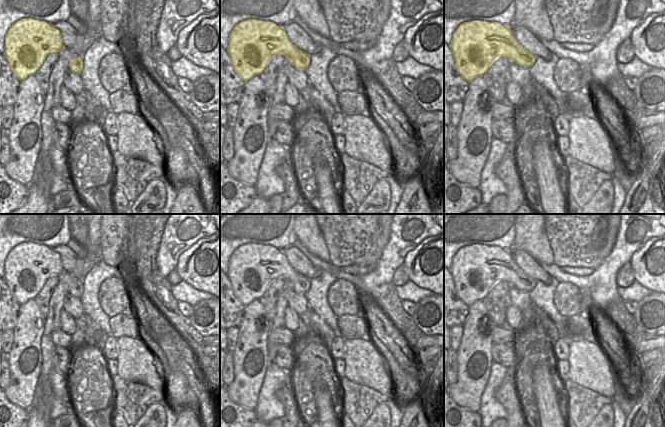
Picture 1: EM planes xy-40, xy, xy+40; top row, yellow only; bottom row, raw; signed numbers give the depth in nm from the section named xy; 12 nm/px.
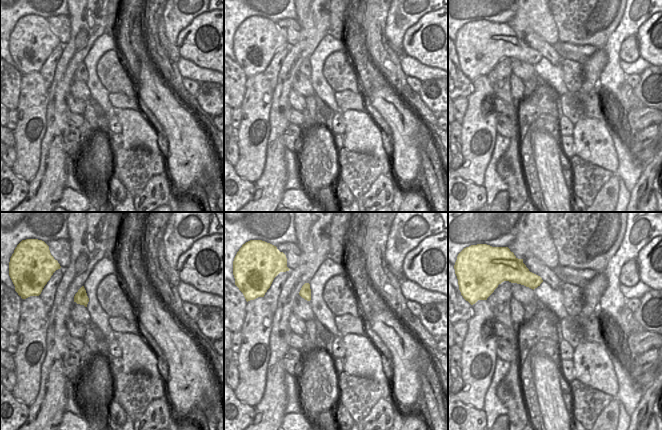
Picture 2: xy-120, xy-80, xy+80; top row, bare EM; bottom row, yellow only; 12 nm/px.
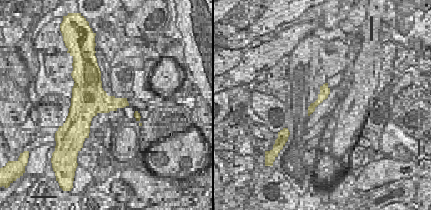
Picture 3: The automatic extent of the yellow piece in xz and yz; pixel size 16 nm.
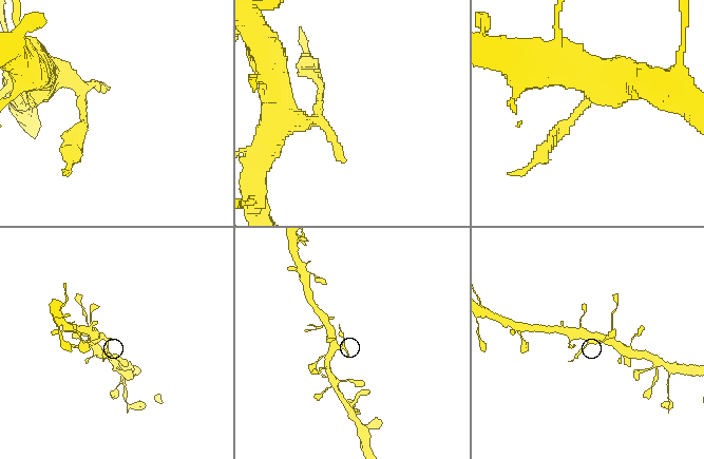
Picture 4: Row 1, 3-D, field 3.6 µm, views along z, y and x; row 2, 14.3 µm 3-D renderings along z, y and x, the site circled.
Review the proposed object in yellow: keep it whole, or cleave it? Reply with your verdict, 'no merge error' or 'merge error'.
merge error

